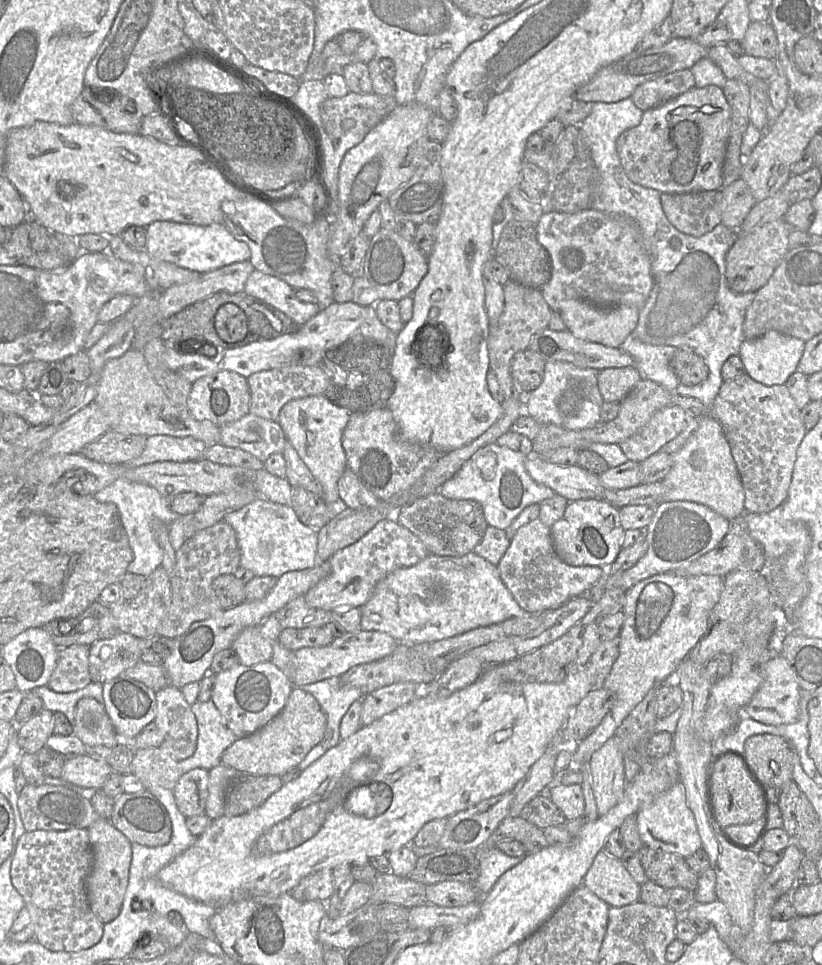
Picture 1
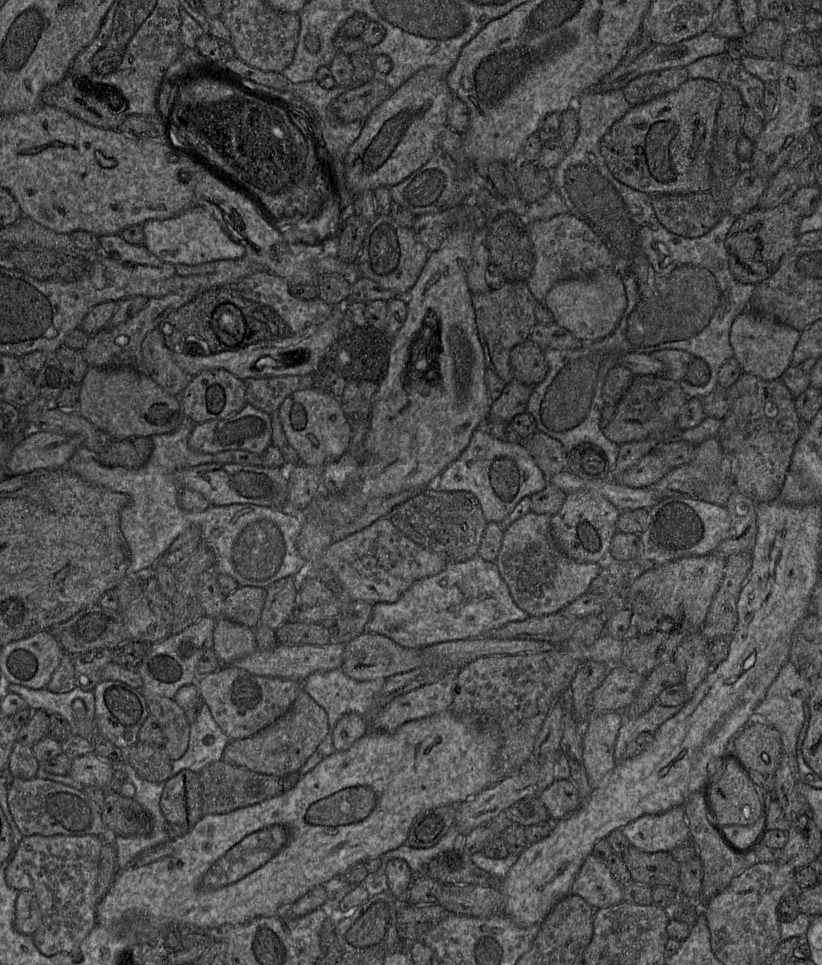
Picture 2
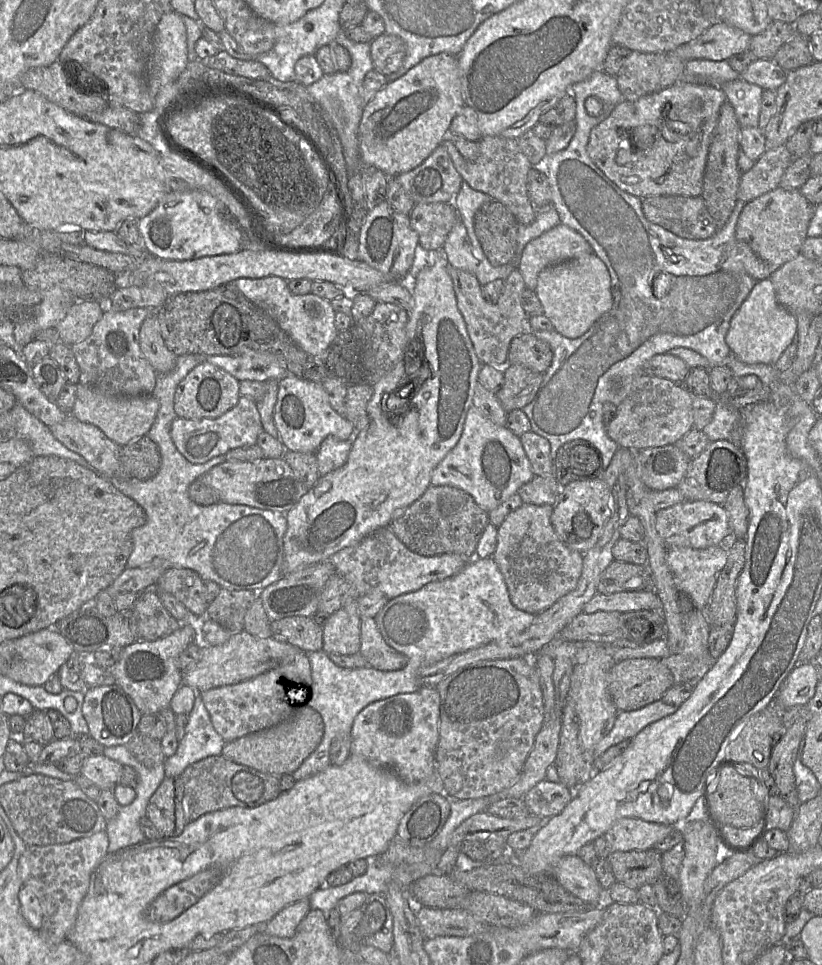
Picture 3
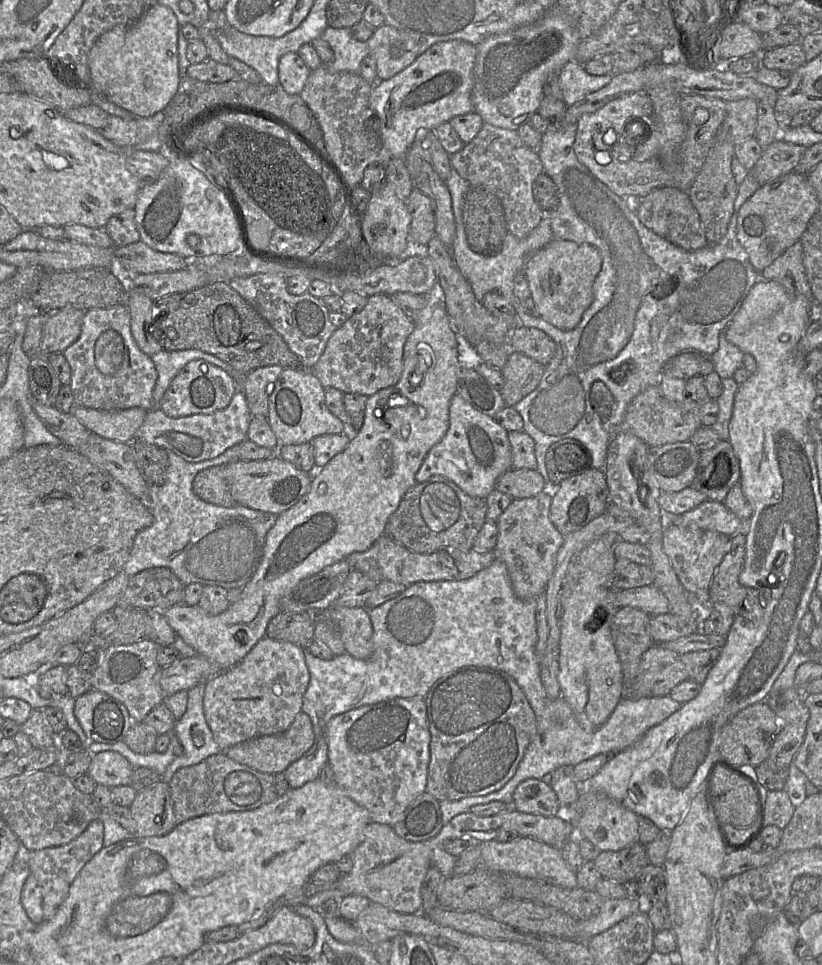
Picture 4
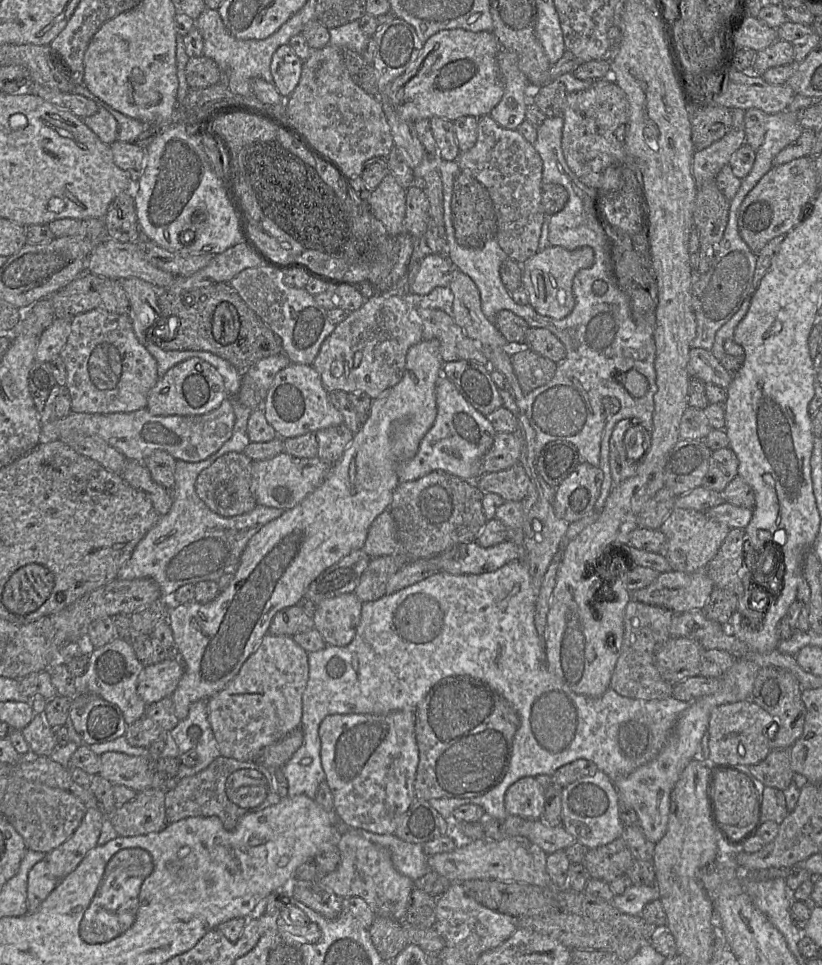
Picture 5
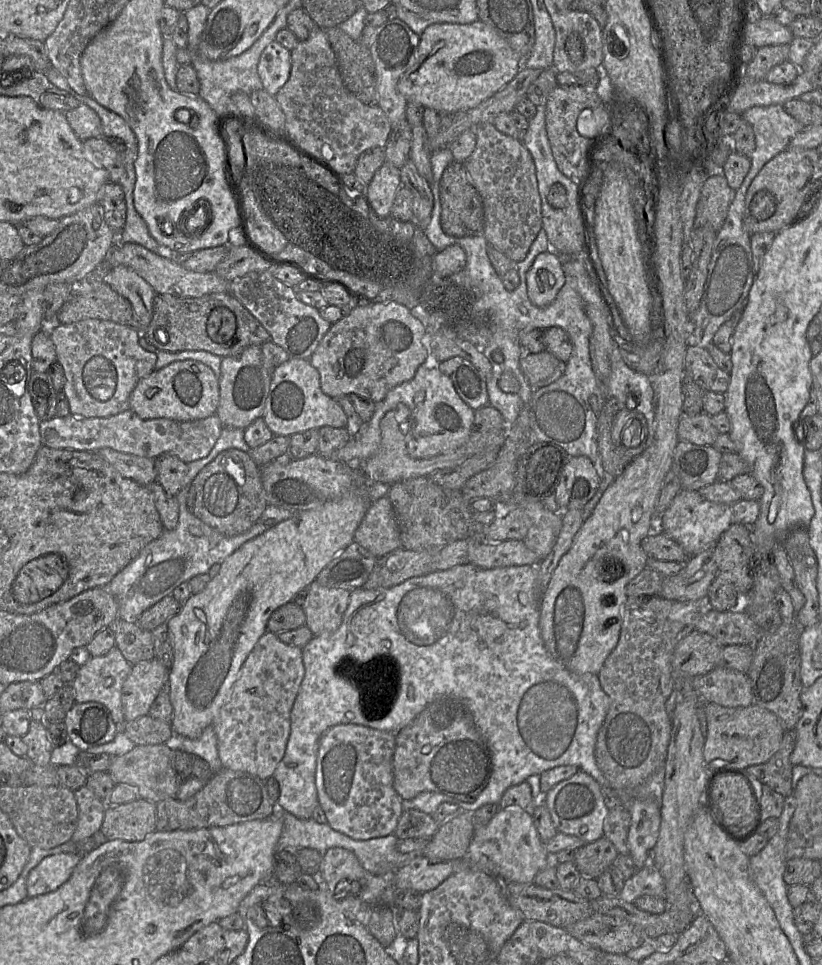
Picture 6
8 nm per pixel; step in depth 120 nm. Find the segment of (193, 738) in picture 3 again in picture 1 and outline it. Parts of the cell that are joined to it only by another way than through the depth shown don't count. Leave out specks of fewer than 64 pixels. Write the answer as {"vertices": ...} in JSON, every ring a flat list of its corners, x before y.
{"vertices":[[211,699,195,702,191,708,198,727,197,746,192,756,178,762,183,774,195,768,212,770,222,763,224,750,238,739]]}

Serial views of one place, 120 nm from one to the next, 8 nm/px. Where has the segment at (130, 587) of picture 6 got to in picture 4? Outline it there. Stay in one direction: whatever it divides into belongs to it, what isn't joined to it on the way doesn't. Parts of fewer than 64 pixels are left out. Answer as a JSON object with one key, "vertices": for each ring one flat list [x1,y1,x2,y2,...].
{"vertices":[[170,450,163,484,151,487,147,499,140,499,154,517,153,524,135,537,122,572,129,577,150,568,168,568,185,585,220,586,242,589,255,575,260,564,268,531,278,515,242,505,221,507,201,500,193,492,193,480,202,470,240,460,238,451,219,457,188,462]]}

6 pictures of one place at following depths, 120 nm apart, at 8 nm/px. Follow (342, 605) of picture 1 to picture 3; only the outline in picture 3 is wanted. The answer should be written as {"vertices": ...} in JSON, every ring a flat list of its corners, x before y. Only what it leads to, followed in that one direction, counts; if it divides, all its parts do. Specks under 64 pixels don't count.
{"vertices":[[389,526,380,528,355,545,336,552,331,558,336,573,352,584,359,595,380,591,389,599,417,591,434,581,459,573,471,559,458,554,423,556,411,551,393,533]]}

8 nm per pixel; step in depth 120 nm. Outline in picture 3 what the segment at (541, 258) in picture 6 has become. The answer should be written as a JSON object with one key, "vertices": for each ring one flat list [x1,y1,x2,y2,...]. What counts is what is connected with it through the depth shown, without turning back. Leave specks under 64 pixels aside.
{"vertices":[[594,253,580,255,542,270,535,293,543,306,543,314,549,318,555,331,570,339,584,335,613,304,609,271]]}

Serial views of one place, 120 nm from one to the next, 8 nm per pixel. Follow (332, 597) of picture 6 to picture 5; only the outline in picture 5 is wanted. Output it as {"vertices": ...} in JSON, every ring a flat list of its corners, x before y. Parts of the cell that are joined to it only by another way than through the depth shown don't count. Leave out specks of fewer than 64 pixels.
{"vertices":[[354,592,341,594,319,602,313,615,314,629,320,632,327,645,347,646,355,637,361,618,362,604]]}

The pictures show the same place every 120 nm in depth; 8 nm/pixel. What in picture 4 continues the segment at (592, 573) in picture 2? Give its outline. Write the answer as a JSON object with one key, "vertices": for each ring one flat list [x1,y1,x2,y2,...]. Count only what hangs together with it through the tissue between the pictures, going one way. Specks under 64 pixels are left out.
{"vertices":[[548,489,533,497,513,499,497,521,499,534,494,549,495,558,506,564,514,592,522,600,537,599,546,590,554,572,557,554,564,543,564,536,550,520,552,499,553,493]]}

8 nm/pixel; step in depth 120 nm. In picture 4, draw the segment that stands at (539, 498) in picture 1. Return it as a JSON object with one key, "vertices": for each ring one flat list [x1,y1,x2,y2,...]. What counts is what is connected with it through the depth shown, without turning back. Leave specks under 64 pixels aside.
{"vertices":[[459,393,451,399,449,428,443,439,434,445,416,473,416,482,434,475,444,476,472,497,487,499,497,479,513,468,508,432,496,420,477,410]]}

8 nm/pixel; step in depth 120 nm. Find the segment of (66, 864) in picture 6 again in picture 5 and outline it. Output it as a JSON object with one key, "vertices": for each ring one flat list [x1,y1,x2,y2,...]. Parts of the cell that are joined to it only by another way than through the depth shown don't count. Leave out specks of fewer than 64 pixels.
{"vertices":[[43,859,37,862,28,872,27,878,27,907,35,911,56,887,59,880,49,871,48,864]]}

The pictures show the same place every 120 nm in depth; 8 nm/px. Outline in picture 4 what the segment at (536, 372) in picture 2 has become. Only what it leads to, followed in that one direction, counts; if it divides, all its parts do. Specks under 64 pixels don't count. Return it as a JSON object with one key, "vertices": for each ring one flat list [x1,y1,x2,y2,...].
{"vertices":[[519,327,511,331,511,345,520,352,545,366,556,354,555,341,542,330]]}

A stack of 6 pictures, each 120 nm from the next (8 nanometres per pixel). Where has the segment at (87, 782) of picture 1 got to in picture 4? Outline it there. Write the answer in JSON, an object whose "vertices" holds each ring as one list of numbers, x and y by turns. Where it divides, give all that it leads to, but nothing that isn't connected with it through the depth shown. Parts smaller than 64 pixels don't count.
{"vertices":[[105,751,92,755,87,775,97,785,110,789,130,786,134,767,117,752]]}

